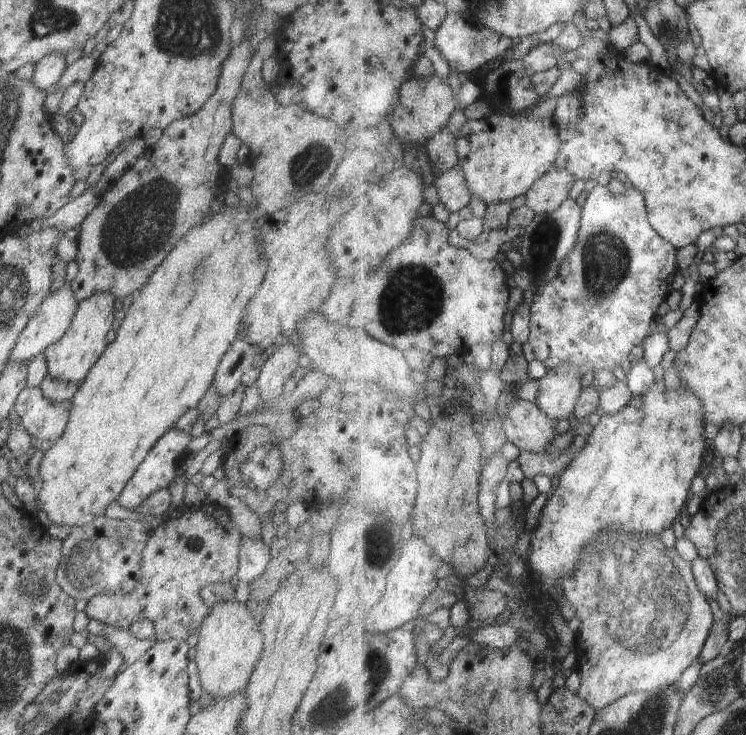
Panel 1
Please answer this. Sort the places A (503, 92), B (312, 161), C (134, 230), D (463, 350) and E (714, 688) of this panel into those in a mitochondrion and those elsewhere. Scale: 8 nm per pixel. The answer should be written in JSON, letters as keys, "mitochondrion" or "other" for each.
{"A":"mitochondrion","B":"mitochondrion","C":"mitochondrion","D":"other","E":"mitochondrion"}

